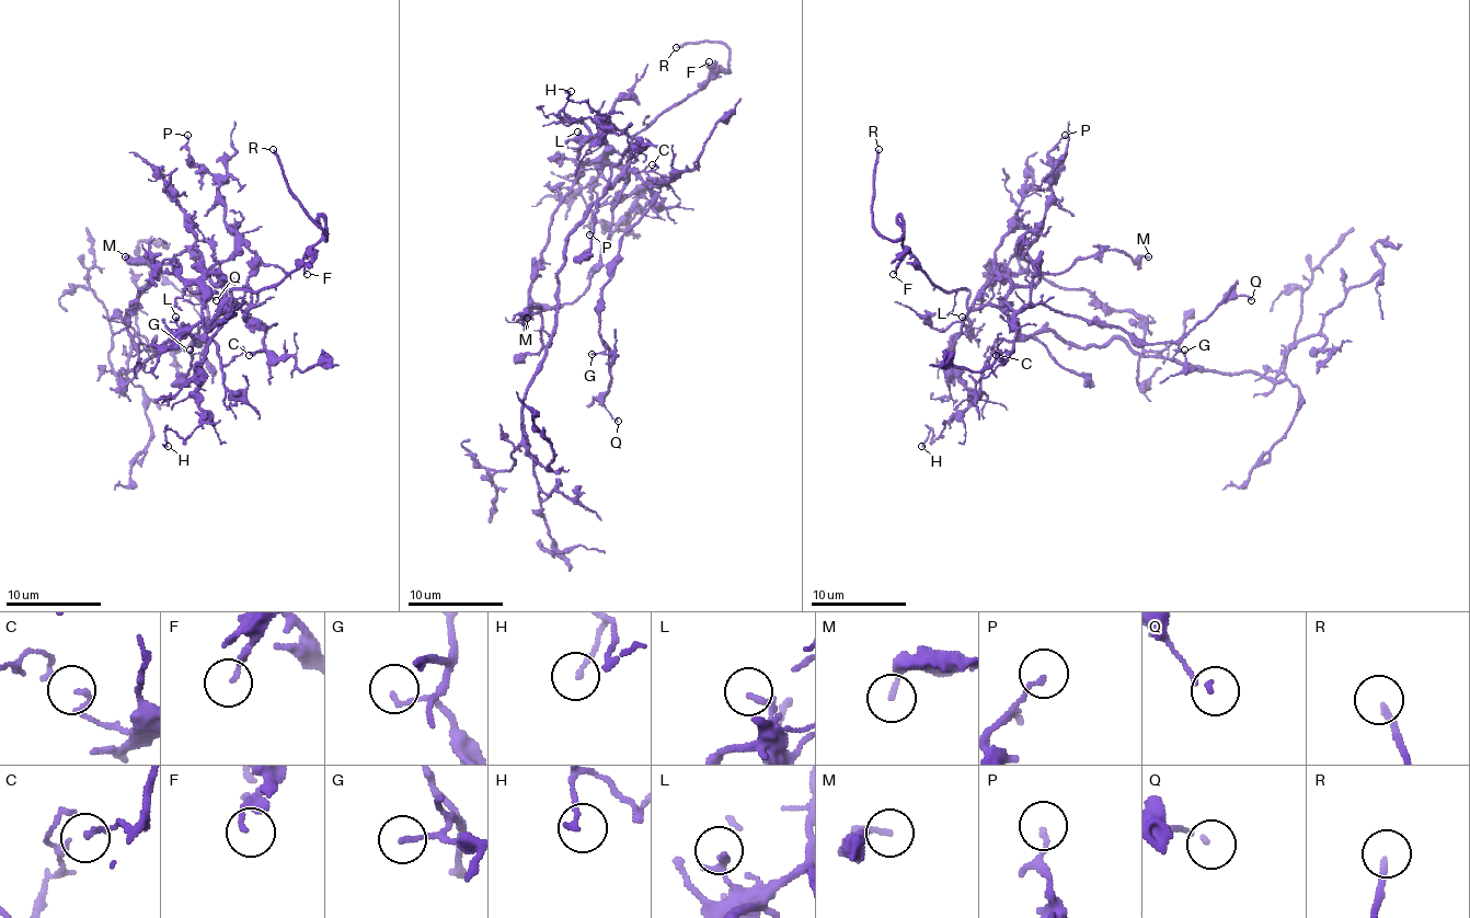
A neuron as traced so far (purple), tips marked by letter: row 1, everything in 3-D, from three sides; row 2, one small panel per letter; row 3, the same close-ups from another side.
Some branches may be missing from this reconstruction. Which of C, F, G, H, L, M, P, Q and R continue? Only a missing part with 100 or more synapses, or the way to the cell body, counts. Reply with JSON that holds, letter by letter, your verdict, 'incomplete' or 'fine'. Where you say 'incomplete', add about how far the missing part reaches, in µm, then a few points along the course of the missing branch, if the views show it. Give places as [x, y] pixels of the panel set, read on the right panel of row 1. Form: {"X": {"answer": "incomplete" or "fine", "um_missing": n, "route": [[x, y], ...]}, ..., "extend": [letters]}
{"C": {"answer": "fine"}, "F": {"answer": "fine"}, "G": {"answer": "fine"}, "H": {"answer": "fine"}, "L": {"answer": "fine"}, "M": {"answer": "fine"}, "P": {"answer": "fine"}, "Q": {"answer": "fine"}, "R": {"answer": "incomplete", "um_missing": 30}, "extend": ["R"]}

